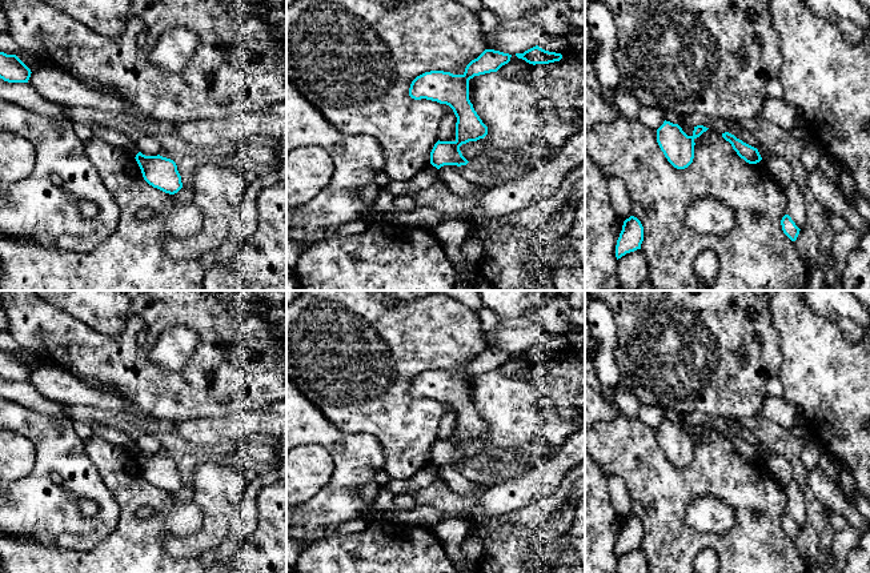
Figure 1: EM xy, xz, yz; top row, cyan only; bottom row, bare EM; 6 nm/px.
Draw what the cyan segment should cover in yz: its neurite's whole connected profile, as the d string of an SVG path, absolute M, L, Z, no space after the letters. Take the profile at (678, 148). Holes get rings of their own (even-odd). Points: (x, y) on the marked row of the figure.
M665 120L657 129L657 143L674 168L685 169L694 159L694 140L707 129L703 125L697 125L693 135L687 136L678 124Z

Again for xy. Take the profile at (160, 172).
M136 155L144 180L165 193L175 195L183 188L181 176L173 160L157 156Z

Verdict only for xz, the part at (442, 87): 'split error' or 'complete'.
complete

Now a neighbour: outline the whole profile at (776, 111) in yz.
M767 97L765 101L761 115L770 121L785 129L786 132L793 128L805 128L805 119L802 112L786 104L783 99Z

